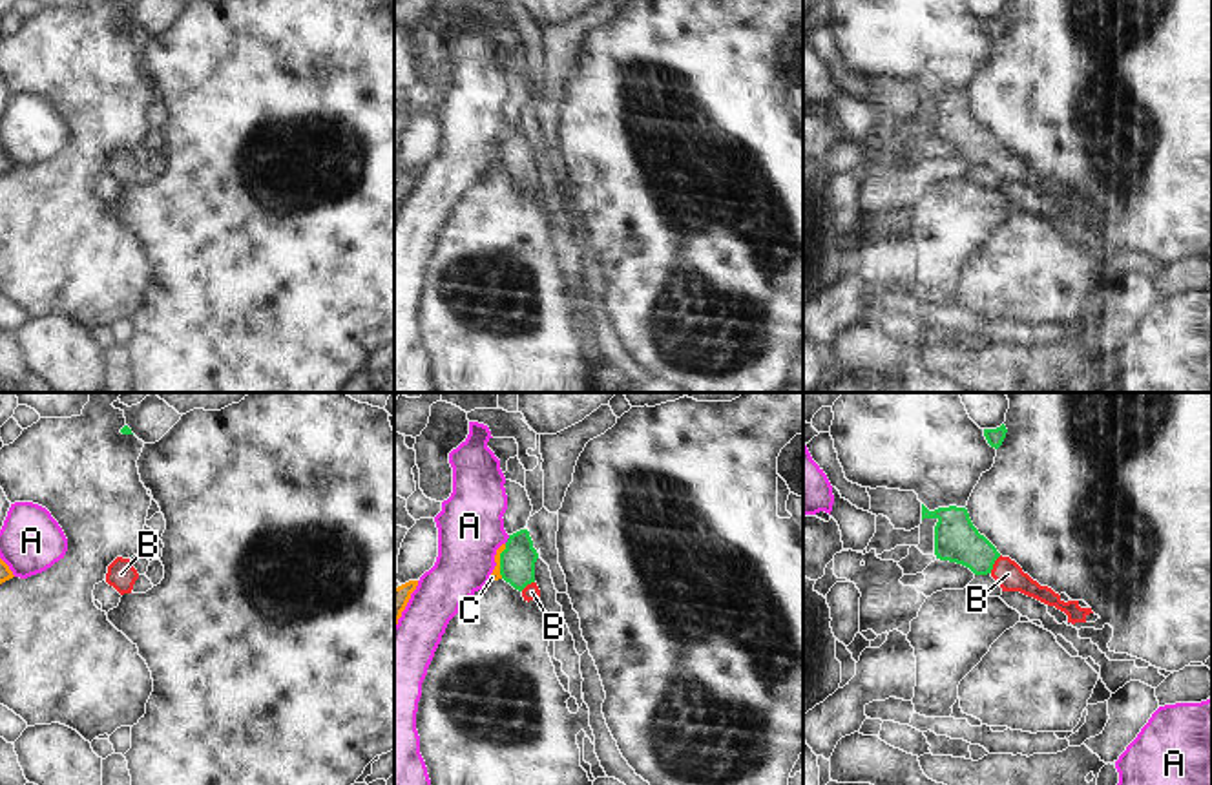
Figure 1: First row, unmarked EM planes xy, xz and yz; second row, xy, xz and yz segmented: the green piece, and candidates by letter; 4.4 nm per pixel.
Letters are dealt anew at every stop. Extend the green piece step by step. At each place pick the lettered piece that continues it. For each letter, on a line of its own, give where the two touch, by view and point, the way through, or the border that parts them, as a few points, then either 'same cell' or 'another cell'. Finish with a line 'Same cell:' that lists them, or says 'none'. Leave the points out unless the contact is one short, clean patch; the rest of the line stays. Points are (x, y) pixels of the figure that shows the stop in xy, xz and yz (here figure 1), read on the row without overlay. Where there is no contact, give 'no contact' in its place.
A: contact xz (508, 130); another cell
B: contact yz (993, 154); way yz (957, 130), (993, 154), (1008, 165); same cell
C: contact xz (501, 152); border xz (506, 136), (501, 145), (501, 168); another cell
Same cell: B

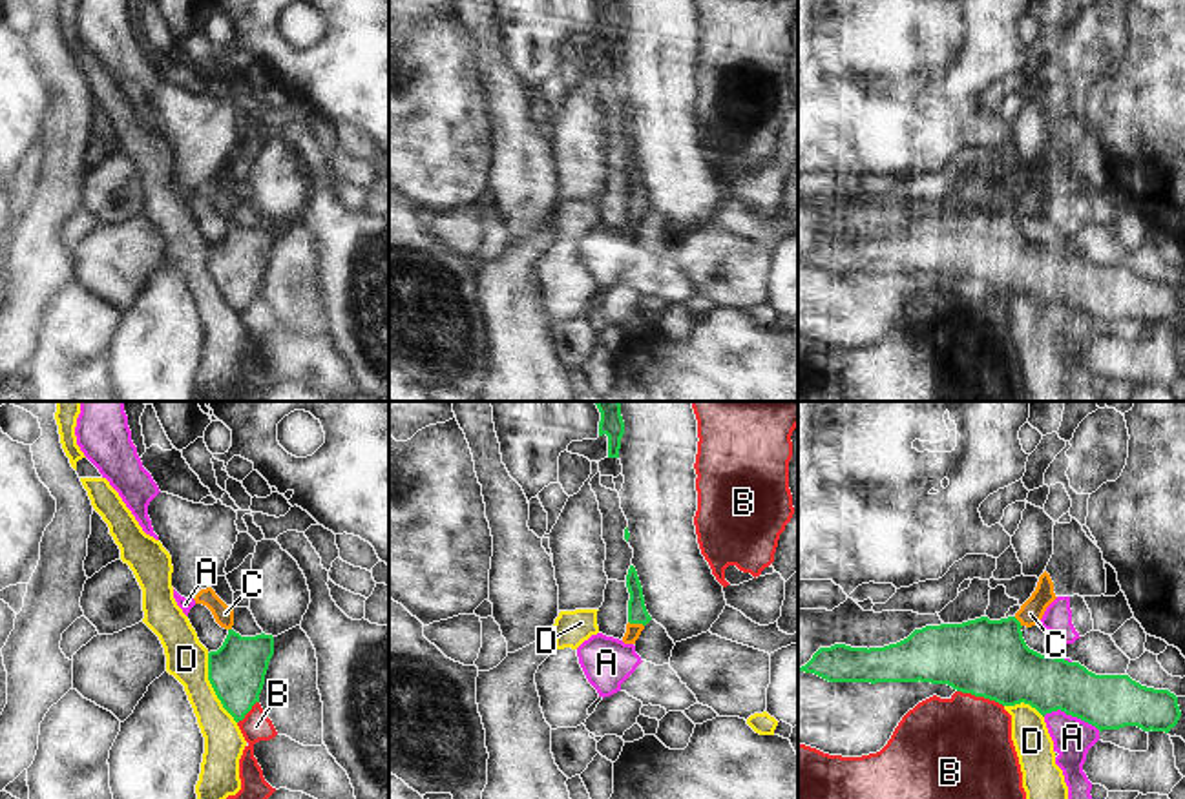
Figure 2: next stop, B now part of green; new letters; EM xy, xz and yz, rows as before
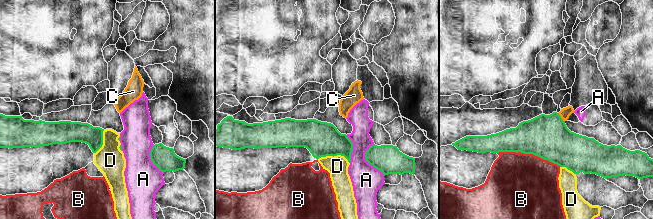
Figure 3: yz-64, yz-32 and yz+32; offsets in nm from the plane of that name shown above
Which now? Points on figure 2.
A: contact yz (1072, 307); border yz (1043, 307), (1063, 301), (1100, 321); another cell
B: contact yz (981, 287); another cell
C: contact xz (636, 214); way xz (638, 205), (636, 214), (632, 225); same cell
D: contact xy (212, 278); border xy (207, 245), (207, 270), (221, 298), (236, 314); another cell
Same cell: C

